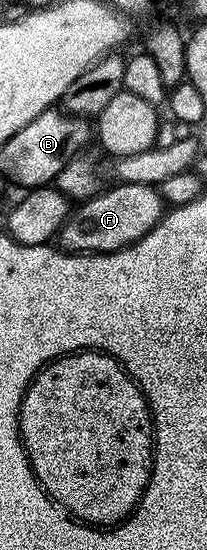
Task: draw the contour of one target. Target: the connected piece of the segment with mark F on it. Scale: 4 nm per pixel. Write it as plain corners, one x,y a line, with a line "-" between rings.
132,182
114,185
108,185
74,207
57,235
58,245
64,251
108,254
141,240
163,219
165,201
156,187

